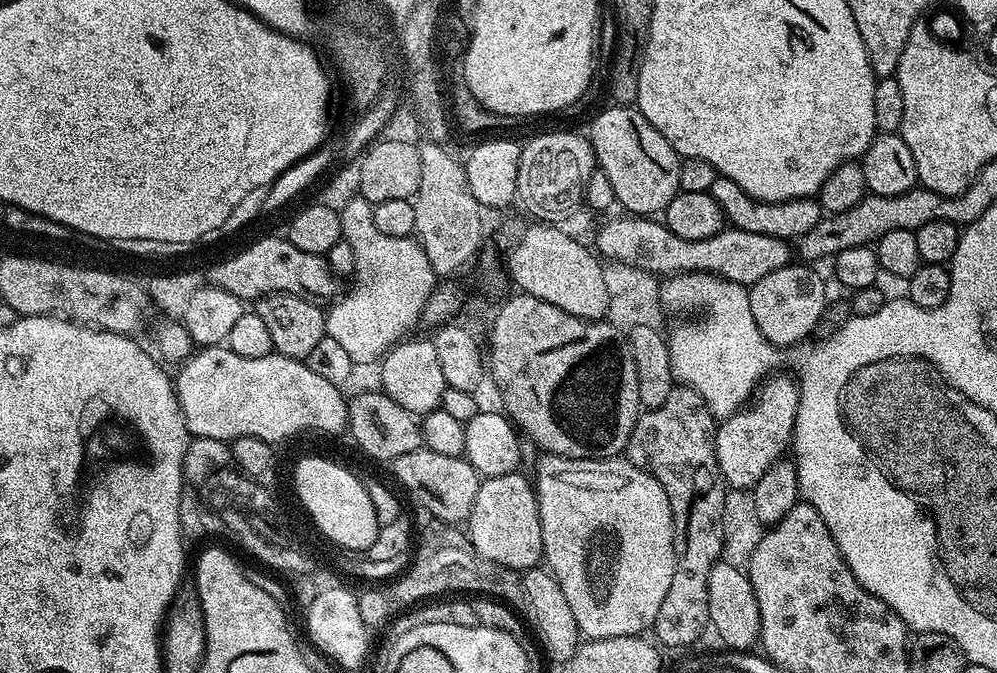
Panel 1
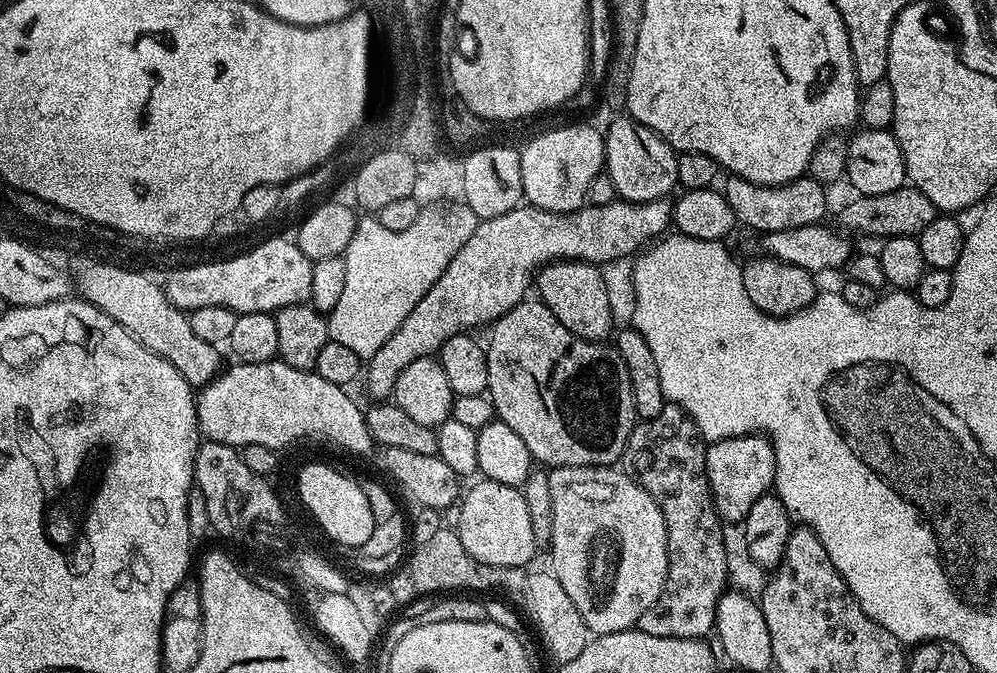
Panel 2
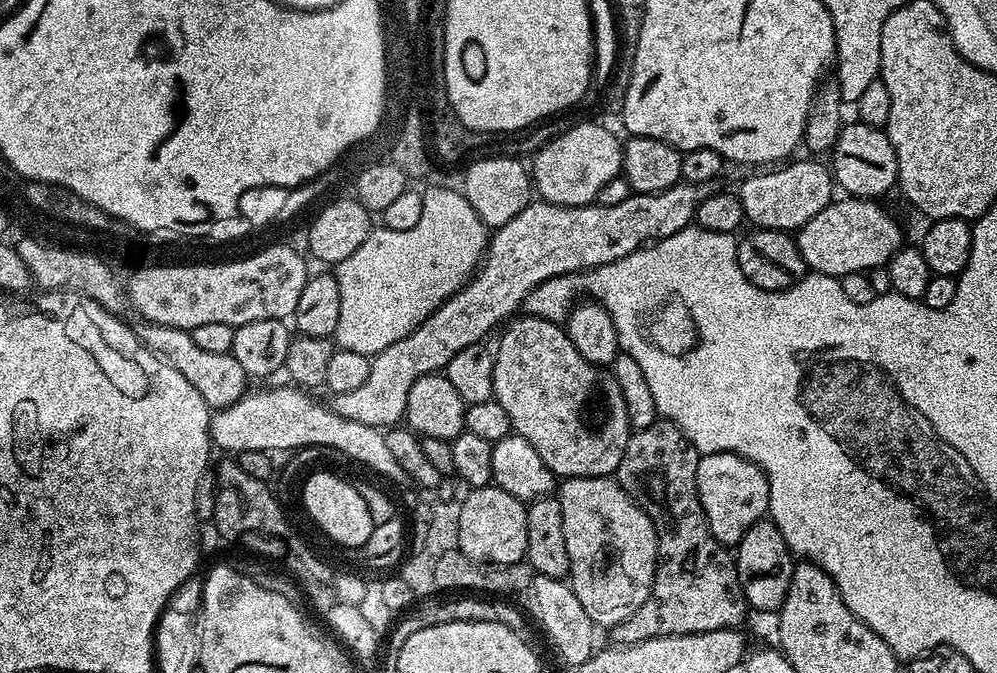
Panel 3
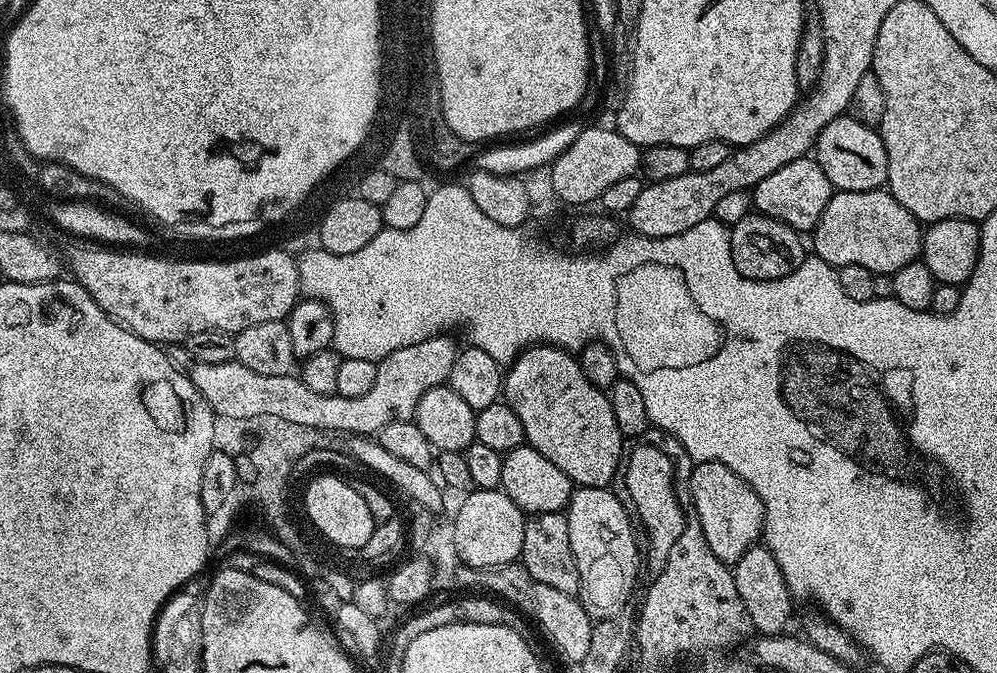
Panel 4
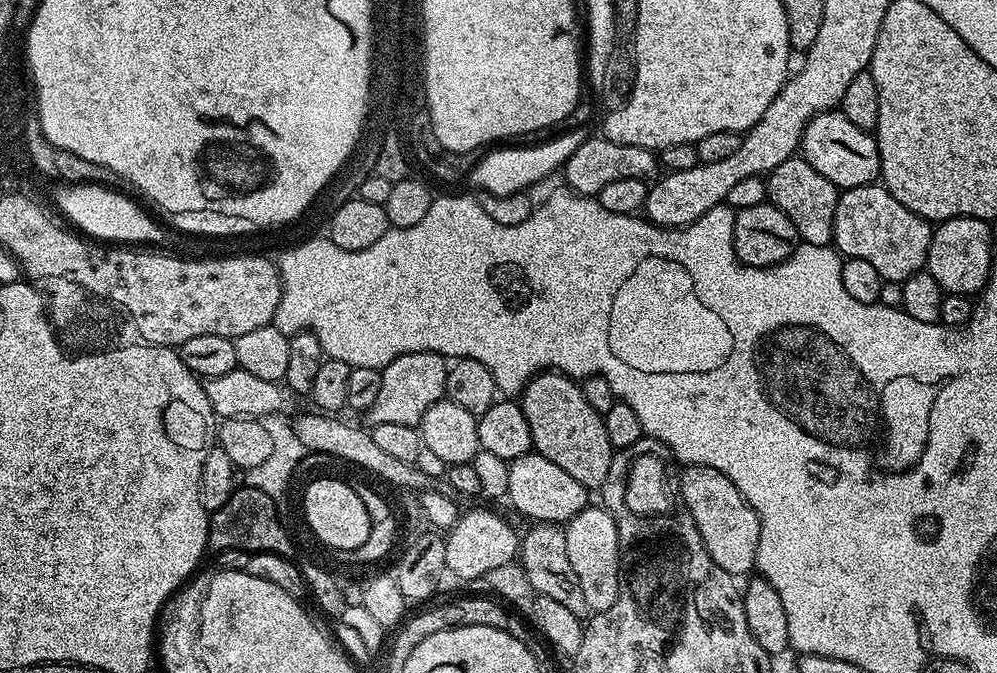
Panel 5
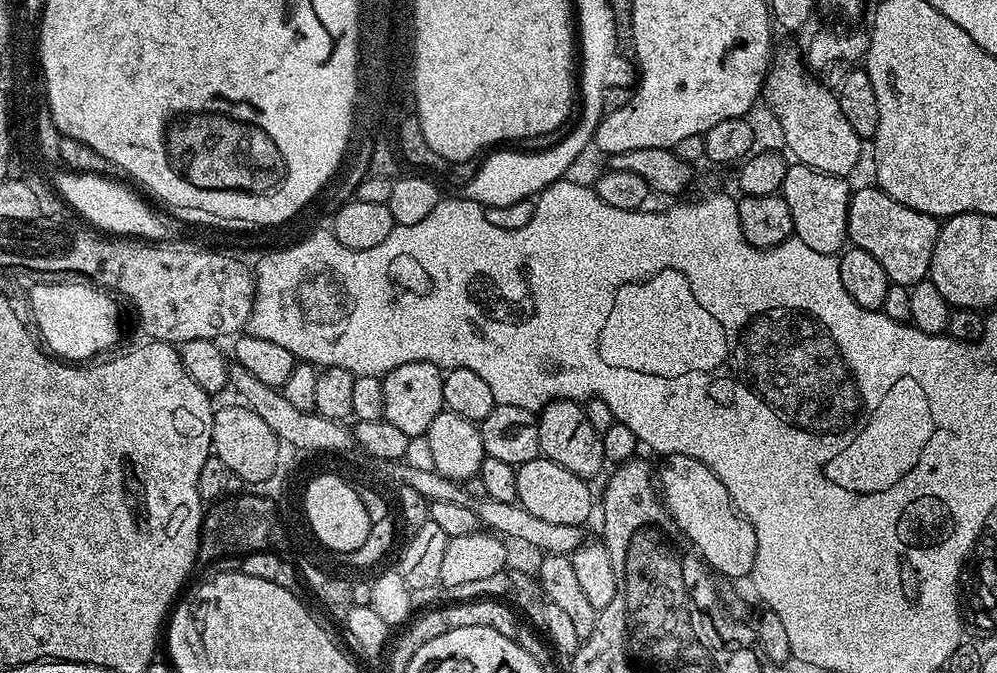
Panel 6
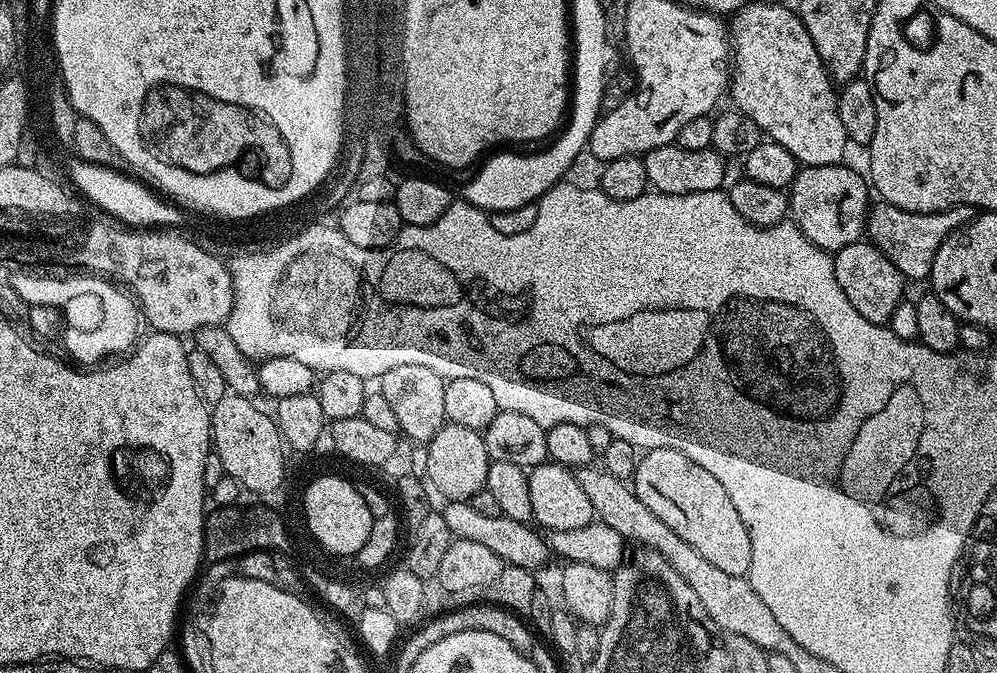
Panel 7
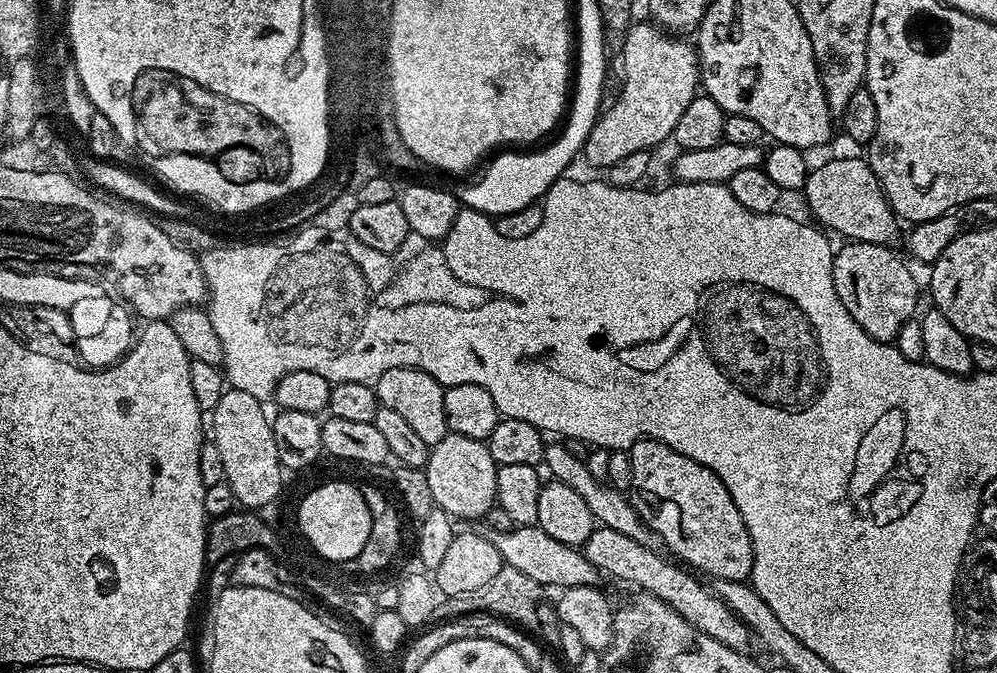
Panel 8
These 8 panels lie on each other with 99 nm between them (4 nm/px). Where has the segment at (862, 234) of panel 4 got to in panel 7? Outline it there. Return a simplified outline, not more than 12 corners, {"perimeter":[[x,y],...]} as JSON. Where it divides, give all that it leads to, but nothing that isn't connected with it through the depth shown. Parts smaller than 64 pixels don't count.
{"perimeter":[[876,202],[866,236],[905,281],[927,281],[948,235],[977,209]]}

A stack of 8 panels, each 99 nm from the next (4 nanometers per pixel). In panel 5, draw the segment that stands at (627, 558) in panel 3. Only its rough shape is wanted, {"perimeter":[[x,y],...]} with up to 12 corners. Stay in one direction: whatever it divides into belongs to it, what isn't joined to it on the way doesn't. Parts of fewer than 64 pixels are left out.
{"perimeter":[[611,512],[567,521],[566,550],[589,613],[620,589],[620,539]]}

